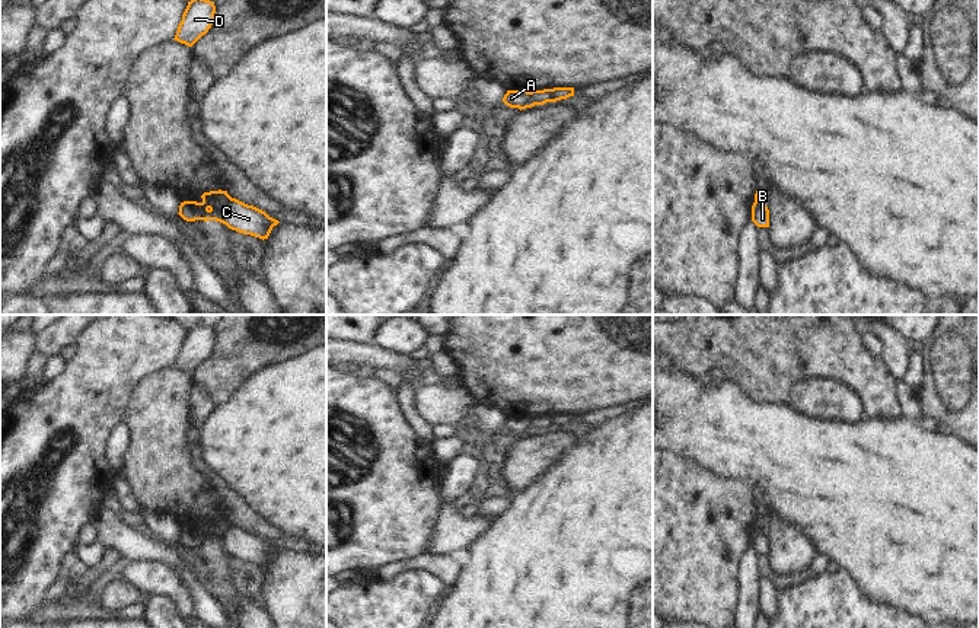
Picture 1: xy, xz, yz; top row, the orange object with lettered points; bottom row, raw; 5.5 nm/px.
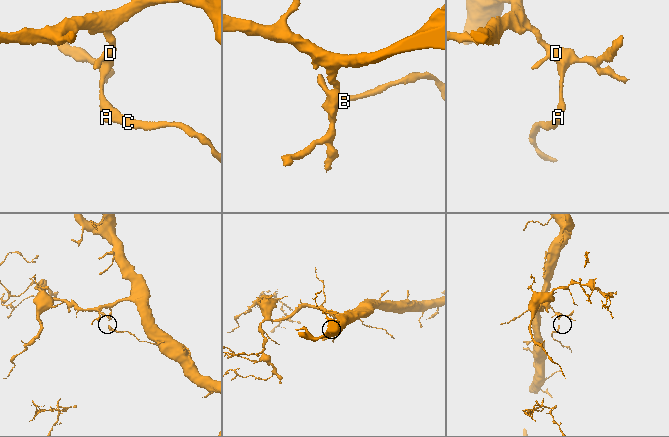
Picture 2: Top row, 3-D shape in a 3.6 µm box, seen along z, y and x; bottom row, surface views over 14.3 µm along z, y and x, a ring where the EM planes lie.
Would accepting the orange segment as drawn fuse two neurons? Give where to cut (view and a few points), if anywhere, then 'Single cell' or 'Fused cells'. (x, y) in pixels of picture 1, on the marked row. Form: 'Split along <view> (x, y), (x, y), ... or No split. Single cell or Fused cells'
Split along xy (230, 197), (217, 210), (210, 210). Fused cells.

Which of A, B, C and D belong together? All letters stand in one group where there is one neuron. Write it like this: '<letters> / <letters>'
A B C / D

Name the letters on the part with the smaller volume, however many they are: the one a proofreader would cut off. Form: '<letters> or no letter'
A, B, C

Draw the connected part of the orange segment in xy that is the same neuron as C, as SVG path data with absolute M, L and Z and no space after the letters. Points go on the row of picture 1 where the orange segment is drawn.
M230 198L219 211L208 210L203 203L184 201L178 213L186 221L216 220L229 229L259 239L268 239L274 226L280 221L270 217L265 211L248 205L236 198Z

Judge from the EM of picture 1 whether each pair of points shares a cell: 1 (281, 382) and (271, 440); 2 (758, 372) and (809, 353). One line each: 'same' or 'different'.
1: same
2: same

